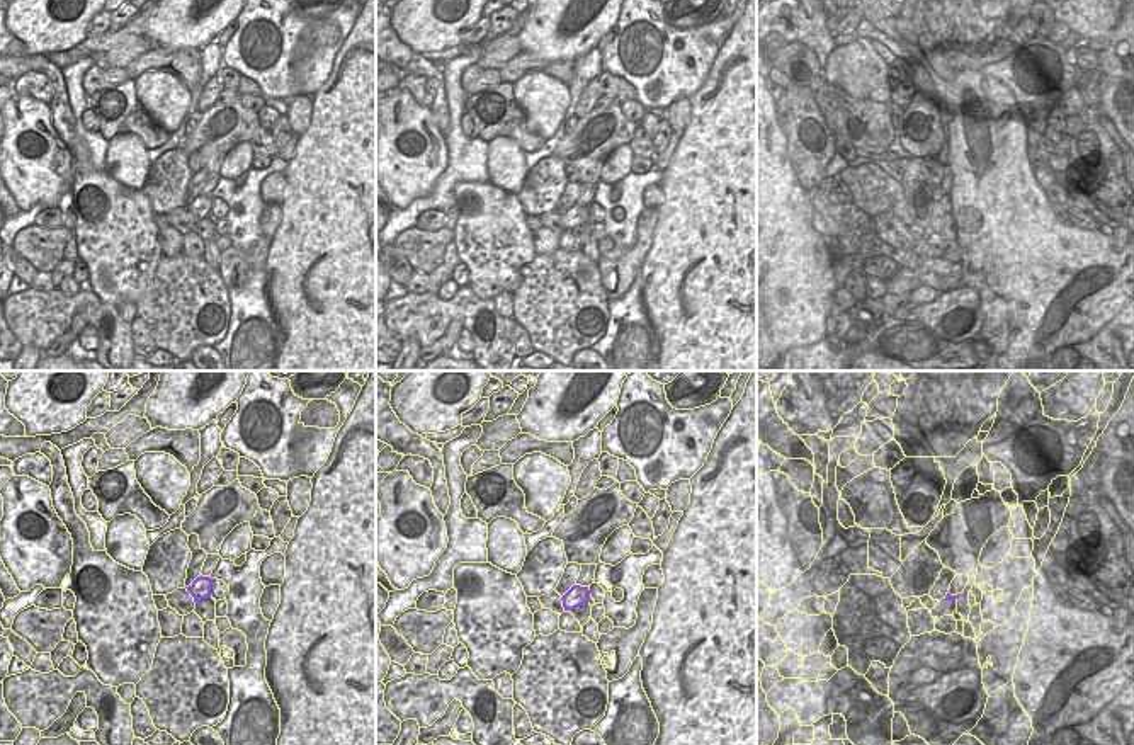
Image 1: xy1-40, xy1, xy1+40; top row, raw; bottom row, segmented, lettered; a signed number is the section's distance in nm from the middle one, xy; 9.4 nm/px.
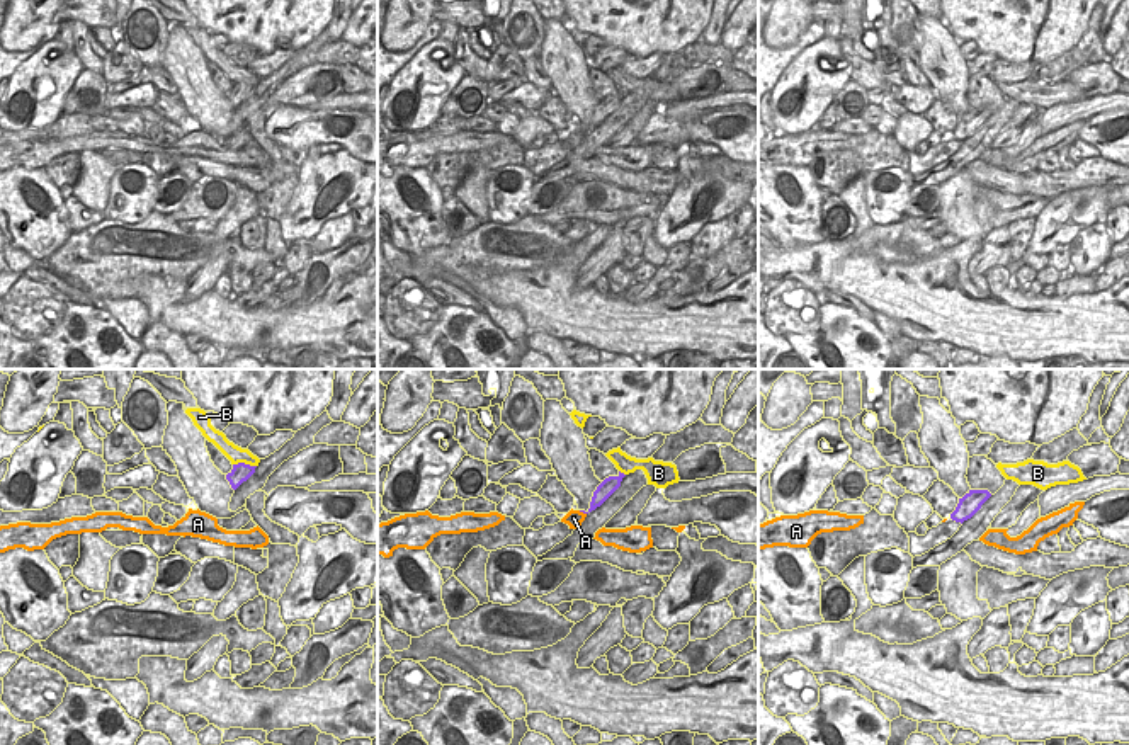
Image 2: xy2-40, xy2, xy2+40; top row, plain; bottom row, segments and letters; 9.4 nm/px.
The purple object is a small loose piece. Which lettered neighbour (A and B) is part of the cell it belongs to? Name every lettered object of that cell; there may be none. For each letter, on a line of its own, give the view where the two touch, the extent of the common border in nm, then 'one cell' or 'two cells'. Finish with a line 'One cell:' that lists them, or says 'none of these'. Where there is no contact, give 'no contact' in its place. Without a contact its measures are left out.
A: xy2 | 90 nm | two cells
B: xy2-40 | 220 nm | two cells
One cell: none of these

